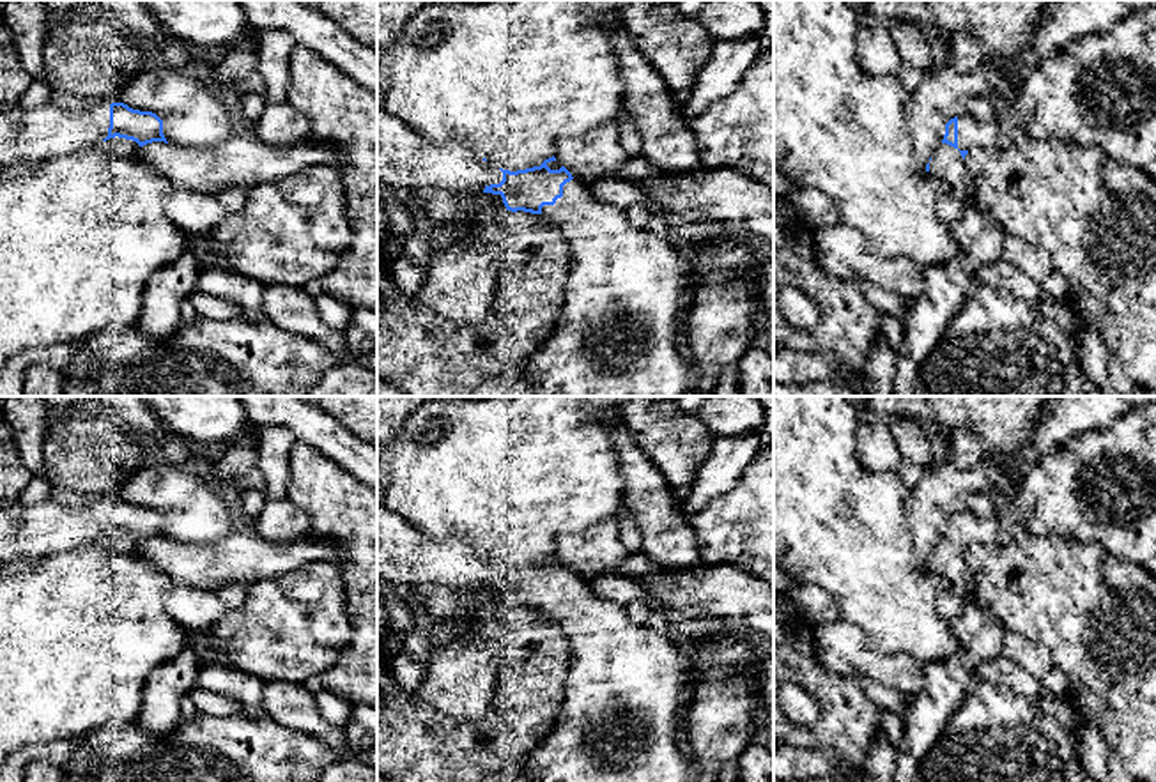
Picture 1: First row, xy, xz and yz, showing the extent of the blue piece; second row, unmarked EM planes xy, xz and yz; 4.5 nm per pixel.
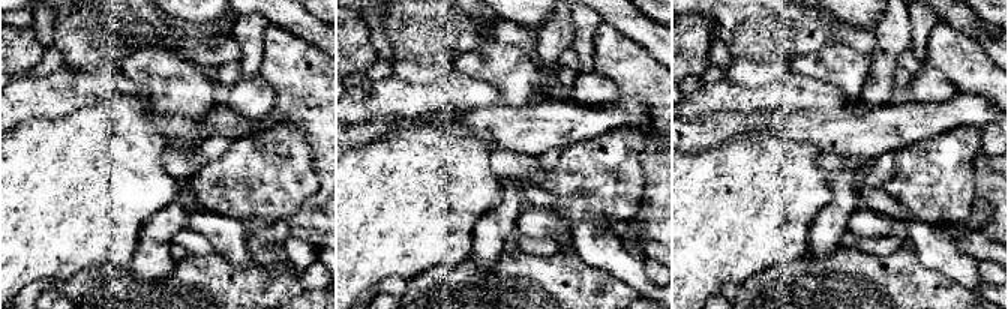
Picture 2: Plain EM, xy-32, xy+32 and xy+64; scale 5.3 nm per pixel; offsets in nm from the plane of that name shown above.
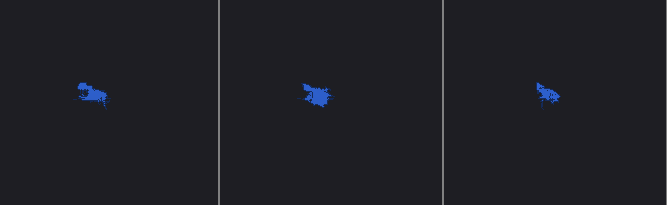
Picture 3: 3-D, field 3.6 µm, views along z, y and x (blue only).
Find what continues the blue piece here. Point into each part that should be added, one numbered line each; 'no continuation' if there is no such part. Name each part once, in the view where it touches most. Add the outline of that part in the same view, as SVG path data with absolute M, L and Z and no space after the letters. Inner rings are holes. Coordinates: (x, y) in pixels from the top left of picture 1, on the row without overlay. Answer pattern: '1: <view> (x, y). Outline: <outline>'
1: xy (34, 531). Outline: M55 499L0 508L0 564L67 552L108 533L110 501L71 508Z
2: xz (627, 689). Outline: M577 575L542 612L558 619L572 642L559 718L522 764L480 782L690 782L694 764L682 745L689 653L667 632L636 625L623 605L597 598Z

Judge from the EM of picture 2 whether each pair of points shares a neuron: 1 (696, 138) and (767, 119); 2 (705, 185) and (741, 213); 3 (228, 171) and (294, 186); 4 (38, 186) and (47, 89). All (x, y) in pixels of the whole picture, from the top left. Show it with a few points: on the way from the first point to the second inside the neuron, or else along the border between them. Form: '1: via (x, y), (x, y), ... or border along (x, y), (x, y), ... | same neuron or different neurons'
1: via (714, 129), (749, 125) | same neuron
2: via (714, 194), (732, 210) | same neuron
3: via (245, 176), (278, 176) | same neuron
4: border along (78, 110), (57, 117), (33, 117), (15, 128) | different neurons

